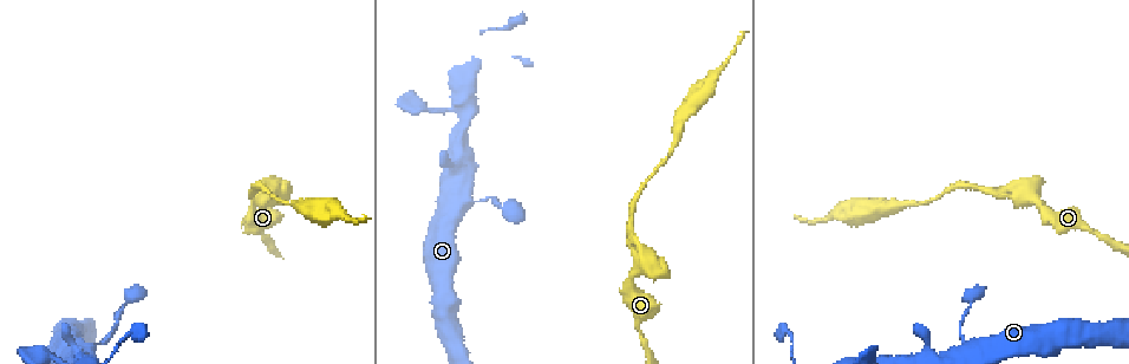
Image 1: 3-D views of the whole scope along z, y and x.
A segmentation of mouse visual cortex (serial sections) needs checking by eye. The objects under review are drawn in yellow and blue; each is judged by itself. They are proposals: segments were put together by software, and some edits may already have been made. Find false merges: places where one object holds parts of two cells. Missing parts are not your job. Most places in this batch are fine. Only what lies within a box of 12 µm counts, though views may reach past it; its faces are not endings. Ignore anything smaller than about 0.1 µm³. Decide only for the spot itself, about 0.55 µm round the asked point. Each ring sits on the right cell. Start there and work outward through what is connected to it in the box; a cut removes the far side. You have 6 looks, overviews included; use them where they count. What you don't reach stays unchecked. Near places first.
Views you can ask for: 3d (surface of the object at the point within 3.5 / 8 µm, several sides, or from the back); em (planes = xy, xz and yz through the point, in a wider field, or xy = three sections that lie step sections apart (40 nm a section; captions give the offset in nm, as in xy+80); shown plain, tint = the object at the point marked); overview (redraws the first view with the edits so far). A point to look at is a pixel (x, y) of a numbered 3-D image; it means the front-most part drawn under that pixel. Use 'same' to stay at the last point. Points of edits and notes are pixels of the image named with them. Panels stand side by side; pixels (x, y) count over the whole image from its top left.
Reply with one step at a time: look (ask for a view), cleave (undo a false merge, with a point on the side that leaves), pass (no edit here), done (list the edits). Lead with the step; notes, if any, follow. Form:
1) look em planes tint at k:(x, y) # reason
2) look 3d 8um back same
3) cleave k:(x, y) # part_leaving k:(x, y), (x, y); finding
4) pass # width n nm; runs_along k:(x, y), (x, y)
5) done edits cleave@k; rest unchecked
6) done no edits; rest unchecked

look 3d 3.5um at 1:(262, 195) # calibre changes

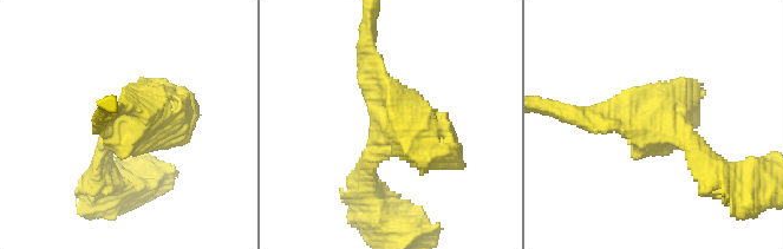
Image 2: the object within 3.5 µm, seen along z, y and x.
pass # runs_along 2:(711, 168), (653, 113), (595, 113); one cell here

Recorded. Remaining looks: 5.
look 3d 3.5um at 1:(867, 208) # calibre changes

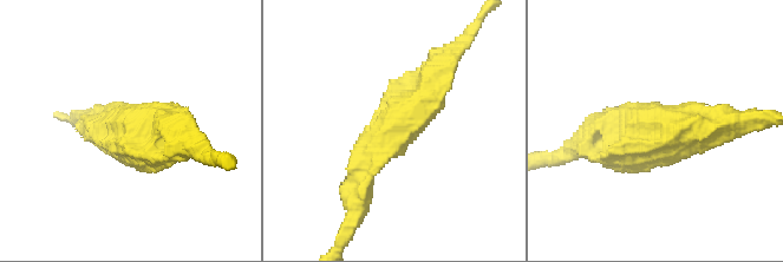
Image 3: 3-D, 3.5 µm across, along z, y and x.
look em xy step 2 tint at 3:(395, 125) # need the tissue

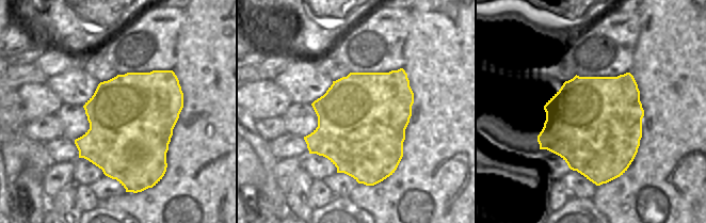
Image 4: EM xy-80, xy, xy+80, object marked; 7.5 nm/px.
look em planes tint same # cut it another way

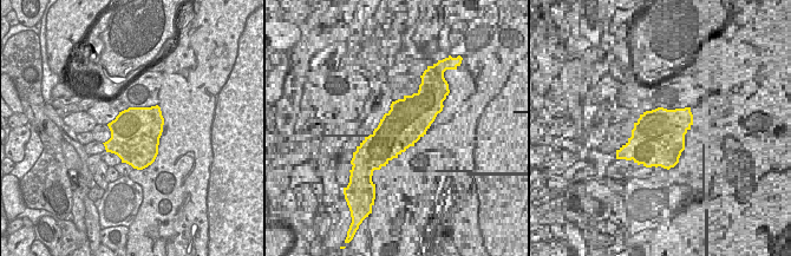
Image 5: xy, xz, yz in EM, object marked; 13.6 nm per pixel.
pass # runs_along 3:(359, 171), (445, 57); continuous, no second cell

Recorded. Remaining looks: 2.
look 3d 3.5um at 1:(101, 343) # a narrow waist

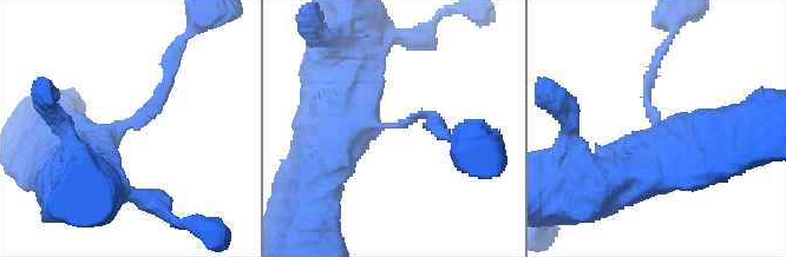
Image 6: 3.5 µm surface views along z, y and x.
look em xy step 3 tint at 6:(394, 125) # arm_widths 150, 700 nm

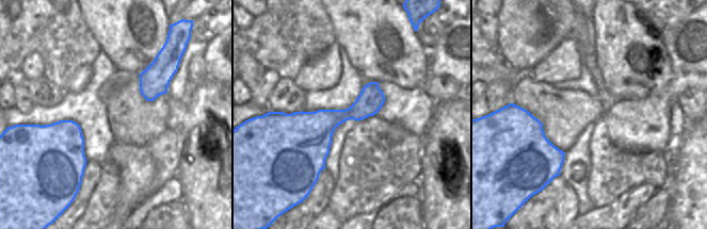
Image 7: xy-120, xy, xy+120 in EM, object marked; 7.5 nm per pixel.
pass # runs_along 6:(72, 159), (159, 101), (170, 65); all the same cell

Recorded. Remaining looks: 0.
done no edits; rest unchecked

